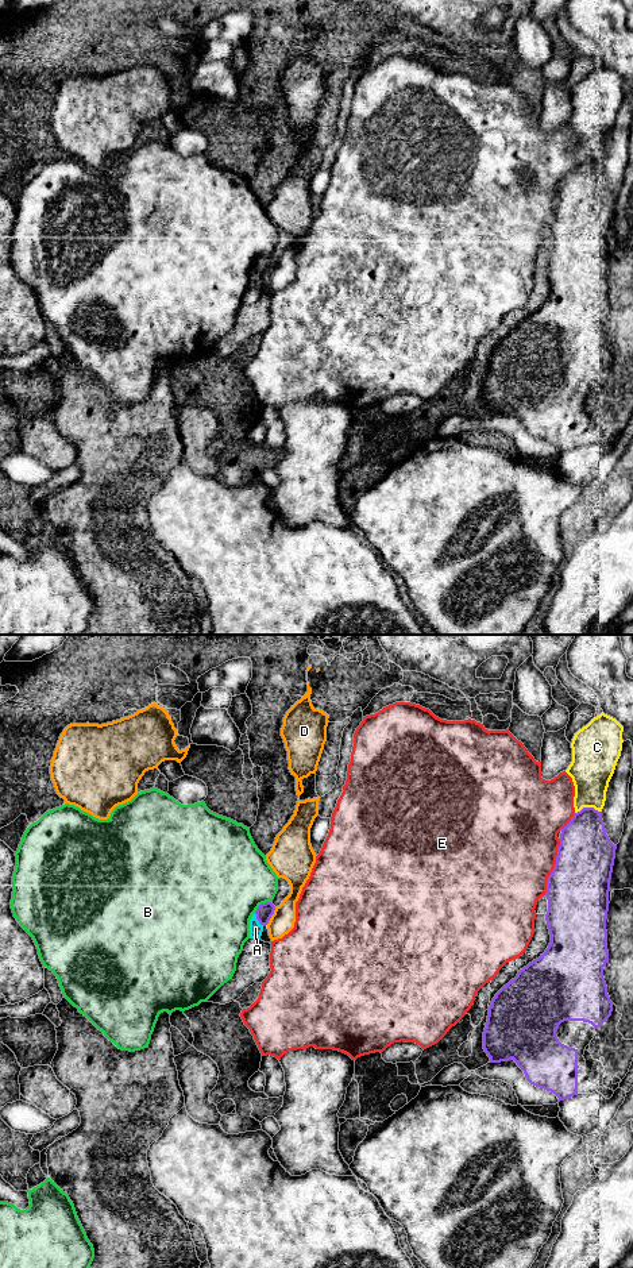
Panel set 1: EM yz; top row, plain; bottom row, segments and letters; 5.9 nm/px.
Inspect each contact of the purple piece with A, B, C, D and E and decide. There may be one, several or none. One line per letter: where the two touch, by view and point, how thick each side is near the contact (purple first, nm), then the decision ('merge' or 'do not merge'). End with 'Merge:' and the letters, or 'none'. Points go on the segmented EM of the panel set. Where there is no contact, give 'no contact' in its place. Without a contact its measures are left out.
A: meets purple in yz at (257, 918); 100 nm thick on the purple side, 80 nm on the other; do not merge
B: meets purple in yz at (262, 904); 100 nm thick on the purple side, 480 nm on the other; do not merge
C: meets purple in yz at (587, 808); 320 nm thick on the purple side, 260 nm on the other; do not merge
D: meets purple in yz at (271, 914); 100 nm thick on the purple side, 140 nm on the other; do not merge
E: meets purple in yz at (555, 867); 360 nm thick on the purple side, 480 nm on the other; do not merge
Merge: none

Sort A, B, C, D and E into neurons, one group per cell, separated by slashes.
A / B / C / D / E

